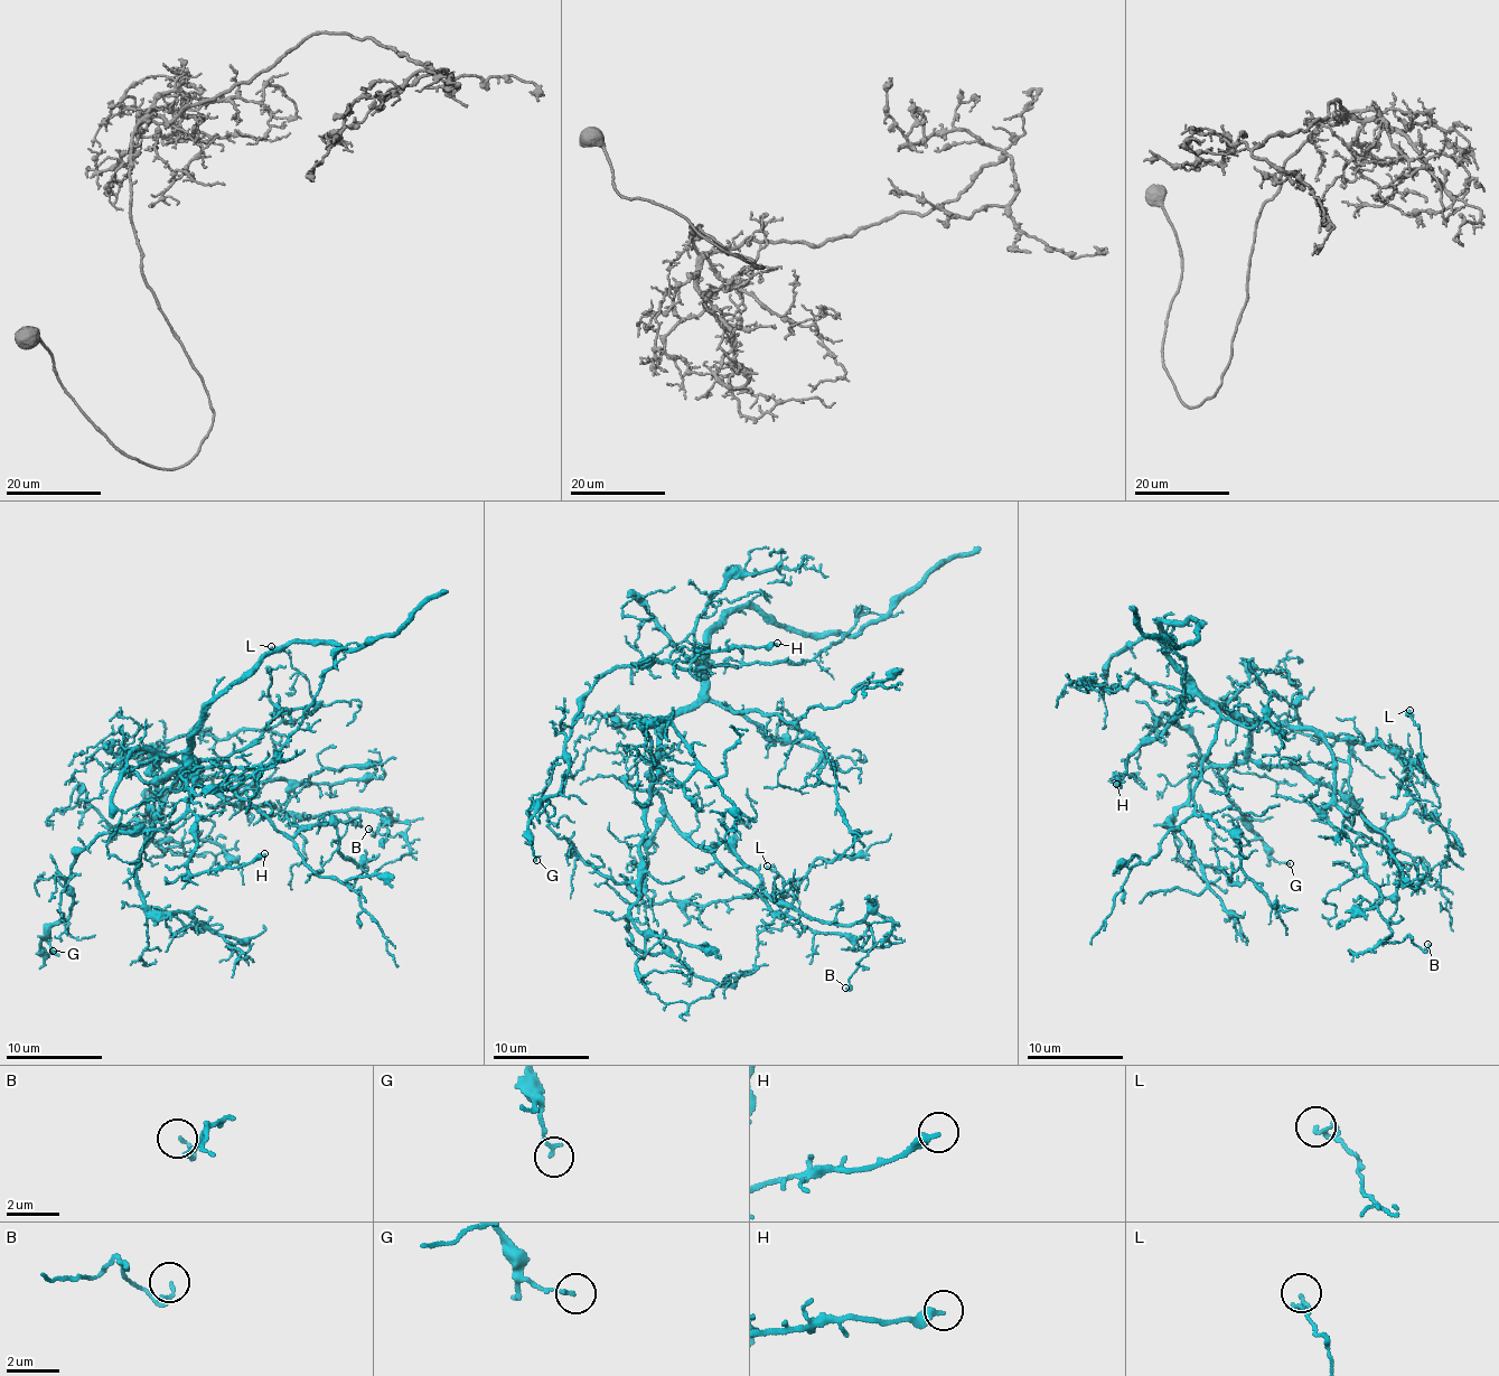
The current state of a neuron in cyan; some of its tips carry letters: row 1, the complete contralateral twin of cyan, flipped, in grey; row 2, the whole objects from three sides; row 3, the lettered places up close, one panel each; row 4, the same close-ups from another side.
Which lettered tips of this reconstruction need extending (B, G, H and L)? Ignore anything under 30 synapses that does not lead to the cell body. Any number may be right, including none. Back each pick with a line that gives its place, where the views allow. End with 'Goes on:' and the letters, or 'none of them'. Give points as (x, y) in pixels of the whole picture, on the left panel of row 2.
Goes on: none of them

